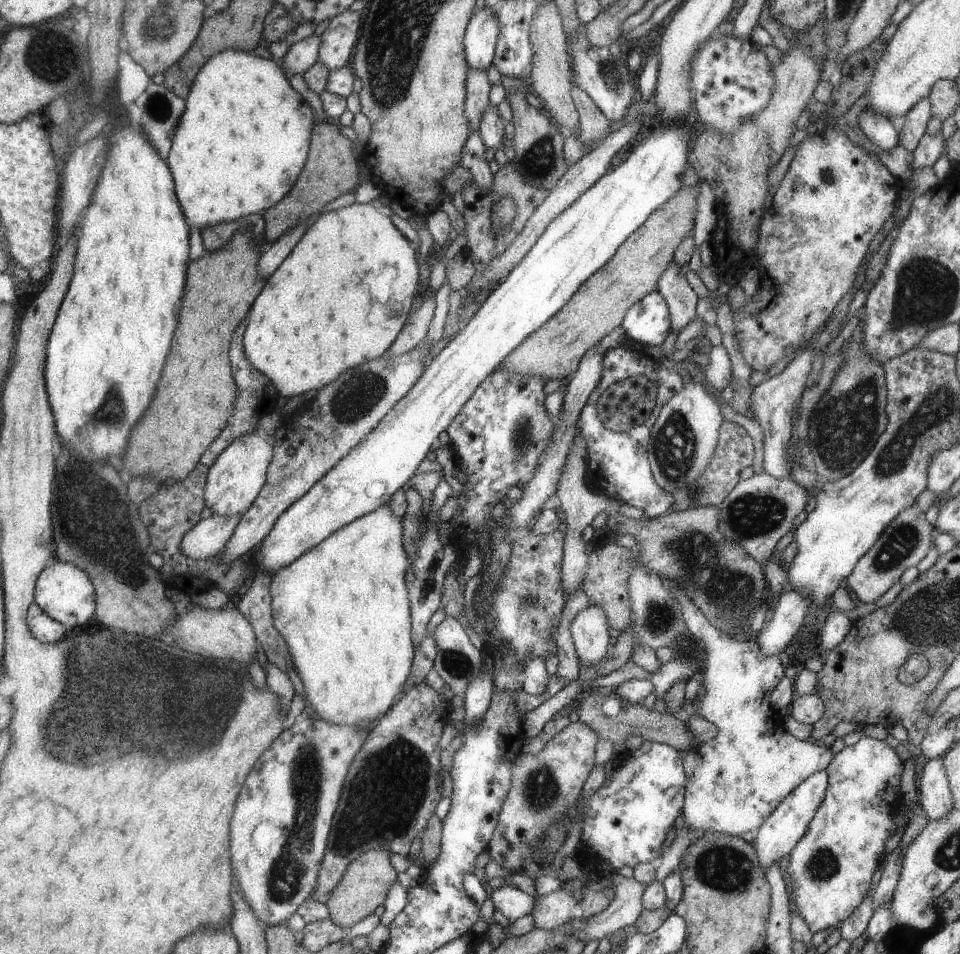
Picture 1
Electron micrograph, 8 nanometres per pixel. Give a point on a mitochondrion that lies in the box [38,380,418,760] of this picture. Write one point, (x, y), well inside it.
(89, 532)

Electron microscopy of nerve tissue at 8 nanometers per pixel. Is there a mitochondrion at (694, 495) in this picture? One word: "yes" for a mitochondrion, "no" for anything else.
yes

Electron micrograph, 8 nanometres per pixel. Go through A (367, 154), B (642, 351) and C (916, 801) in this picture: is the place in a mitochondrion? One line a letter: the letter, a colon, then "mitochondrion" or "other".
A: other
B: other
C: other

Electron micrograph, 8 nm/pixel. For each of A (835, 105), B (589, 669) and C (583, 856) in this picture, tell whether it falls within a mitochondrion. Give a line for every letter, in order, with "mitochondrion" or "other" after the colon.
A: other
B: other
C: other

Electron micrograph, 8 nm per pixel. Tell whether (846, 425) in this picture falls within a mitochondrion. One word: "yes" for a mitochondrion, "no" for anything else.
yes

